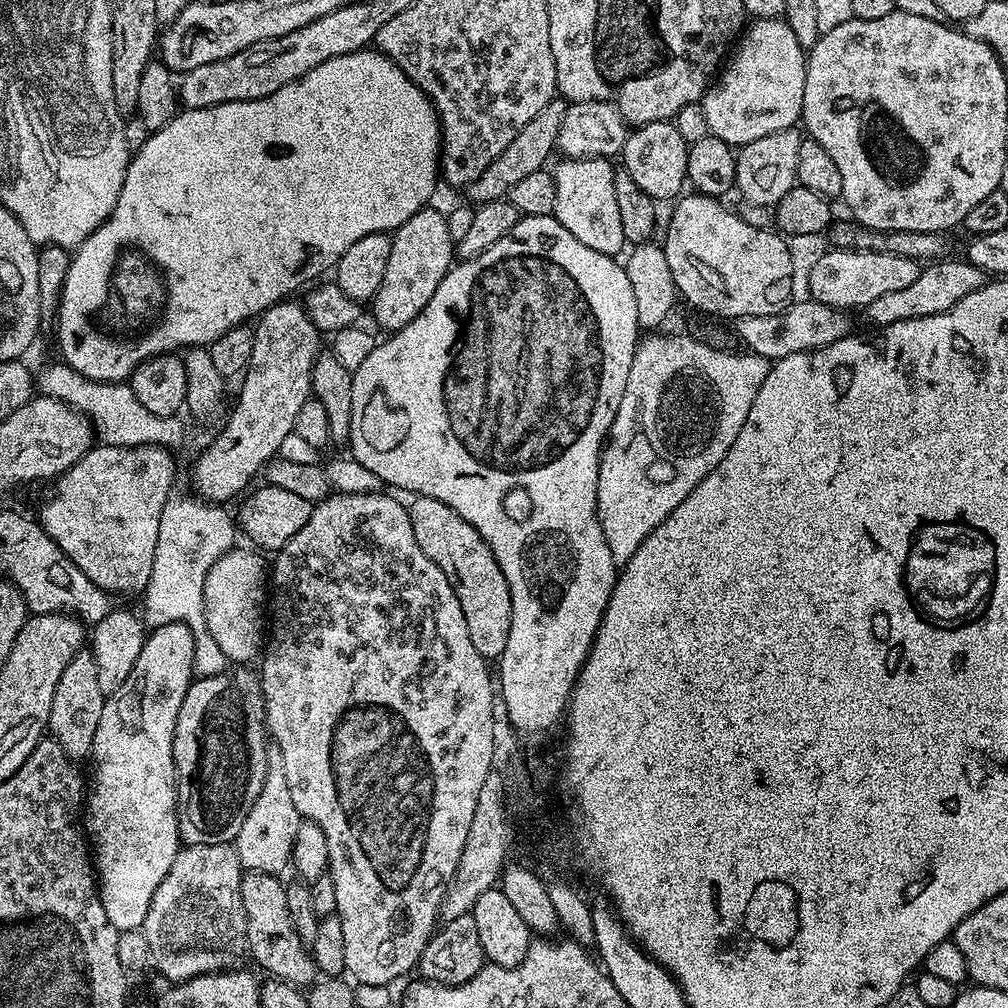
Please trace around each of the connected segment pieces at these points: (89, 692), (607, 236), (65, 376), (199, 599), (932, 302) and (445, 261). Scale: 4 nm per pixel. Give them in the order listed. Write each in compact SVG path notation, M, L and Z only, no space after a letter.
M81 650L77 656L70 658L70 666L62 670L58 686L54 690L54 702L50 706L50 718L46 725L51 739L62 746L64 753L74 761L91 757L94 746L94 734L98 734L98 718L102 718L102 706L106 697L98 687L98 666L94 666L91 651Z
M602 156L590 158L564 158L554 168L556 177L556 201L554 215L556 221L578 242L590 246L590 250L598 250L598 254L619 257L620 251L626 248L622 234L622 214L618 214L617 196L614 194L614 178L617 169L612 168L613 161Z
M55 362L48 364L34 376L34 384L39 395L49 396L69 404L75 411L88 417L94 429L94 436L101 444L113 444L123 448L137 448L140 444L173 446L184 436L184 424L176 416L150 414L138 398L134 398L127 383L102 384L78 374L68 364Z
M191 495L180 496L169 499L164 506L164 513L158 526L158 546L154 550L154 570L150 574L148 587L142 593L144 599L144 612L142 616L152 628L160 628L163 624L184 624L194 634L194 658L192 666L197 677L201 676L219 676L220 673L229 671L230 661L226 654L222 654L222 649L218 642L210 634L206 626L206 614L204 613L204 583L206 574L218 558L222 558L226 553L233 551L232 544L238 537L238 528L228 517L227 507L217 506L211 502L205 502L199 498L193 498Z
M945 258L929 263L921 267L918 279L911 286L905 286L902 290L894 290L891 294L882 294L882 298L874 298L874 302L866 305L869 318L876 323L876 326L883 326L942 314L958 306L958 302L962 302L966 294L974 294L974 290L978 290L986 283L986 274L978 270L978 266L969 263L966 258L952 259Z
M432 207L419 208L409 220L402 222L402 226L391 233L390 258L382 277L382 286L378 286L378 290L372 295L370 301L372 316L376 319L378 327L385 328L385 333L397 332L410 322L414 322L414 318L422 314L426 302L434 298L434 290L438 290L442 278L446 278L448 269L453 267L454 242L450 238L450 229L446 227L446 215L443 211L439 212L438 209Z

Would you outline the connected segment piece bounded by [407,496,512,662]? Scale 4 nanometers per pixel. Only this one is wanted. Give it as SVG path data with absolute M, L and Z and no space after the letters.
M416 496L413 504L407 505L410 514L410 526L414 530L414 538L446 574L454 594L458 598L458 606L462 606L462 615L466 618L466 630L470 630L470 643L482 658L489 662L499 661L502 650L506 650L506 638L510 638L510 618L512 617L512 607L510 606L510 586L506 586L506 574L502 574L502 566L494 558L490 546L446 502L438 502L438 498L426 498L425 496Z

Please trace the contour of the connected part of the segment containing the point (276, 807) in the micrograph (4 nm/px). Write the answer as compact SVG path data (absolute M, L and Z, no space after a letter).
M269 759L262 794L258 794L254 806L250 806L250 810L244 813L242 830L238 837L238 851L241 861L246 862L247 871L283 873L283 868L289 867L294 838L298 834L301 819L299 810L290 798L290 786L286 786L286 770L280 765L279 759Z

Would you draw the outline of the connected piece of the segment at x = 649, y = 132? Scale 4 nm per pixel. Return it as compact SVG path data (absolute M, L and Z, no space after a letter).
M655 120L649 124L641 124L635 130L629 131L628 140L624 143L623 171L628 172L630 178L634 178L634 182L638 182L638 186L642 186L642 190L646 190L646 194L650 194L653 200L675 201L686 188L689 147L682 134L678 134L675 123Z

